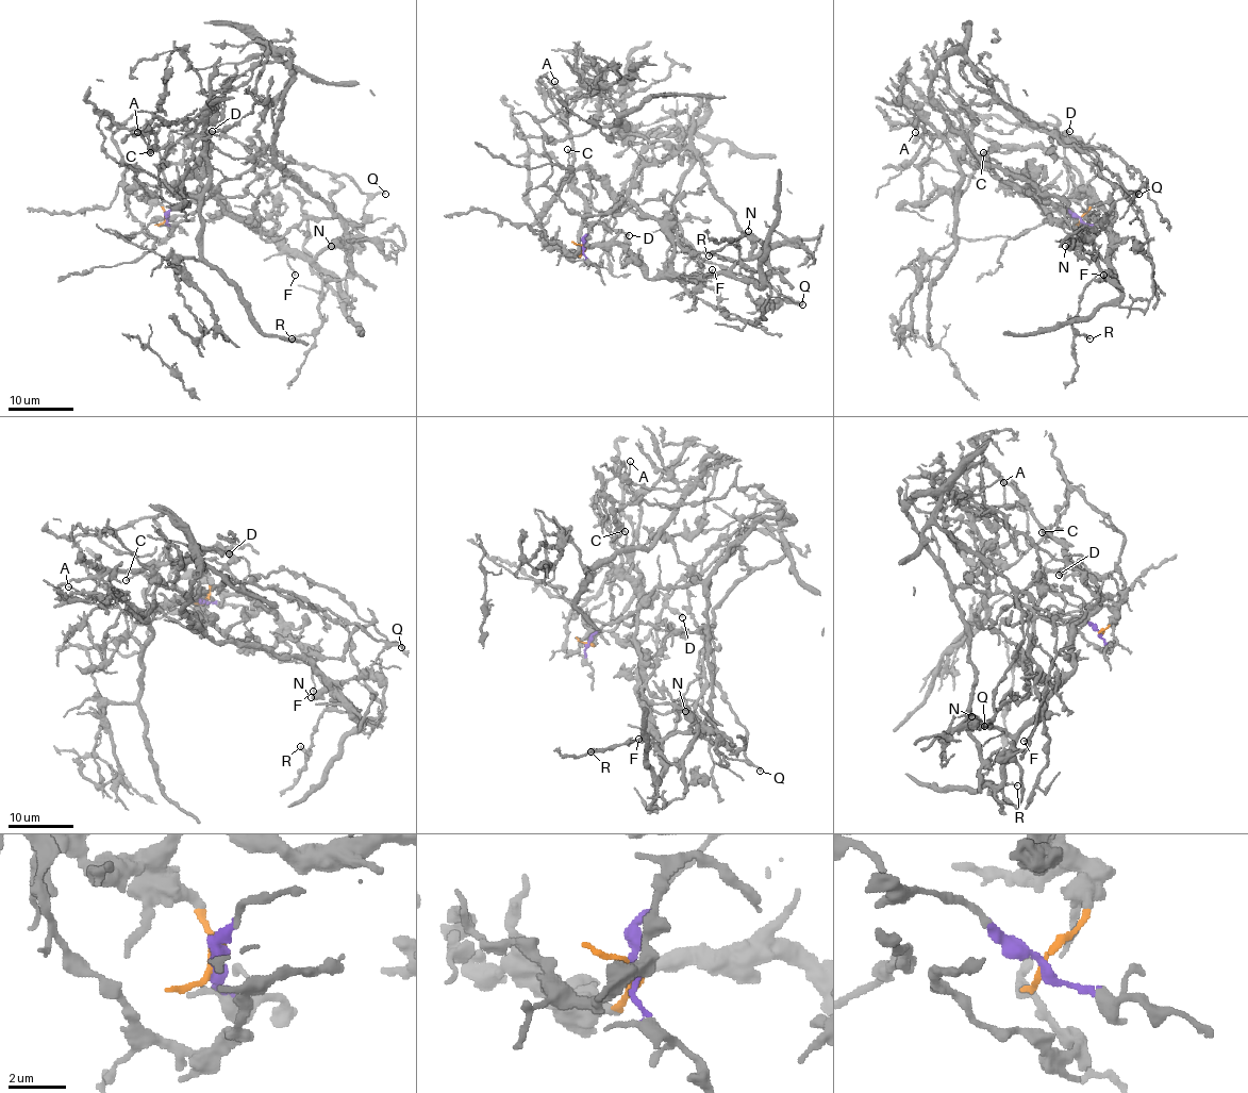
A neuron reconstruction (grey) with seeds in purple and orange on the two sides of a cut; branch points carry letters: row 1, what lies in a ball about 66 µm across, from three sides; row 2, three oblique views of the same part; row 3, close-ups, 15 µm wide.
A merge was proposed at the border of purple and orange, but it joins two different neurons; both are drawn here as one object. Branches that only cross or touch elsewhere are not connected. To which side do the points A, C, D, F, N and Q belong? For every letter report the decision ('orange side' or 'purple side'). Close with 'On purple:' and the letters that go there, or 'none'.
A: orange side
C: orange side
D: purple side
F: orange side
N: orange side
Q: purple side
On purple: D, Q

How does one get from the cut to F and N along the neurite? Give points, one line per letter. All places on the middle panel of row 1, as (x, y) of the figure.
F: (582, 246), (582, 252), (576, 255), (571, 252), (579, 249), (617, 244), (648, 278), (703, 278), (712, 268)
N: (582, 246), (576, 255), (579, 249), (617, 244), (648, 278), (703, 277), (725, 274), (749, 255), (748, 231)

